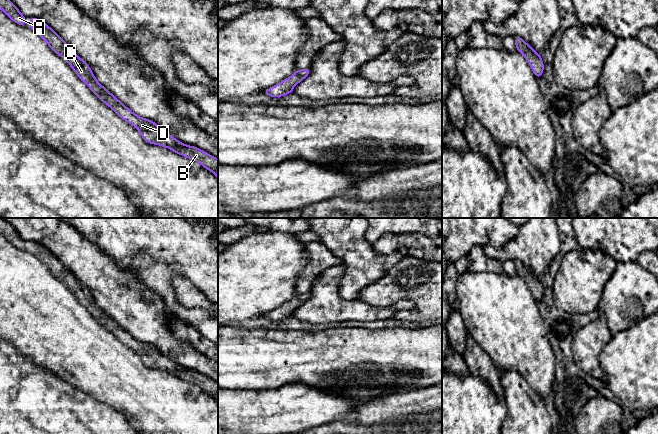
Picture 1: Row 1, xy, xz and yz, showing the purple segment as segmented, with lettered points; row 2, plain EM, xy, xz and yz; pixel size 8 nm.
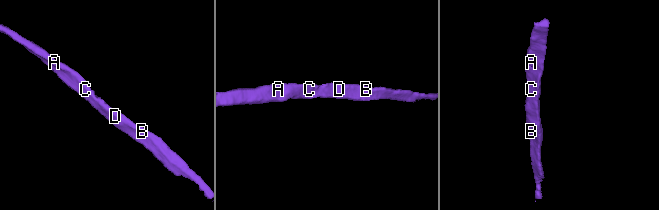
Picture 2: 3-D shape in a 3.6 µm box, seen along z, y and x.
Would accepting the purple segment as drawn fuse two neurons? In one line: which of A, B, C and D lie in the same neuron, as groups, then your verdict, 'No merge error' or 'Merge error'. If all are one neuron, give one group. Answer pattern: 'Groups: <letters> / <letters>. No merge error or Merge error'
Groups: A B C D. No merge error

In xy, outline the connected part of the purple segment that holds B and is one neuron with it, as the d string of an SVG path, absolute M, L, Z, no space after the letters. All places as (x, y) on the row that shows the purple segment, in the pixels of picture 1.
M30 17L30 29L37 33L59 56L63 57L78 77L90 90L108 105L118 116L132 124L142 138L150 144L160 145L200 163L204 168L215 174L218 179L218 159L207 152L181 143L169 133L163 131L155 122L139 117L104 88L93 75L90 66L74 52L64 40L43 21Z

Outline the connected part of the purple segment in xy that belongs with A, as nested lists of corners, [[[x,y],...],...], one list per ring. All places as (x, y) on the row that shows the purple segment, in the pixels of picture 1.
[[[0,0],[0,9],[15,23],[24,26],[26,17],[20,13],[18,8],[10,0]]]

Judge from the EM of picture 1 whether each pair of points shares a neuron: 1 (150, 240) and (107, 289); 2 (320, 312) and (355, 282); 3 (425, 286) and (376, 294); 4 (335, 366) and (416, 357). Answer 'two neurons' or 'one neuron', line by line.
1: two neurons
2: two neurons
3: one neuron
4: one neuron

